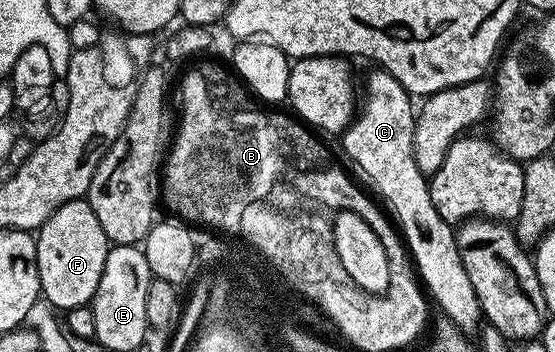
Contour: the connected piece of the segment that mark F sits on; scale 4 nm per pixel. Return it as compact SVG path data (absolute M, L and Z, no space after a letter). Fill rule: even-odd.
M84 198L62 204L43 222L35 239L42 298L60 312L89 305L98 280L102 280L102 268L110 249L106 232L102 232L102 224L94 216L94 208Z

